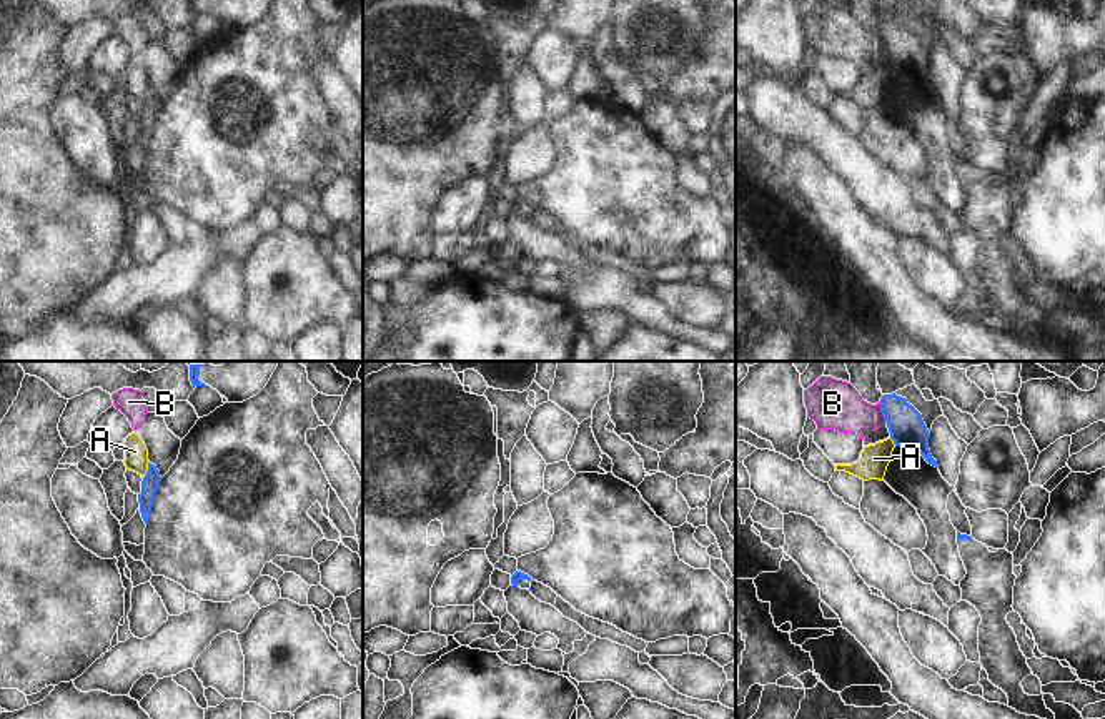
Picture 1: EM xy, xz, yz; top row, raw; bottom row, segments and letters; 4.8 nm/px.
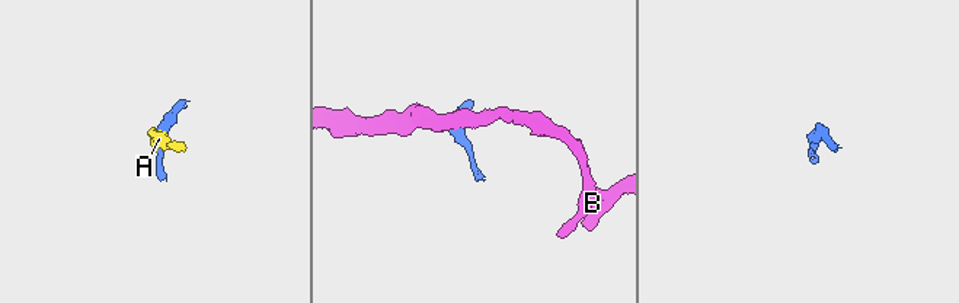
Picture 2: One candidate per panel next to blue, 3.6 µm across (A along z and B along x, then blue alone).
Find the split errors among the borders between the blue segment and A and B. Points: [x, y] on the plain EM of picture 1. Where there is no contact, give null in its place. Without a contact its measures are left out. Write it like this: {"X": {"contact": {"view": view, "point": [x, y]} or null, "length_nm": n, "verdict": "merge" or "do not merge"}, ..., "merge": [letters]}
{"A": {"contact": {"view": "xy", "point": [148, 97]}, "length_nm": 90, "verdict": "do not merge"}, "B": {"contact": {"view": "yz", "point": [882, 39]}, "length_nm": 110, "verdict": "do not merge"}, "merge": []}

